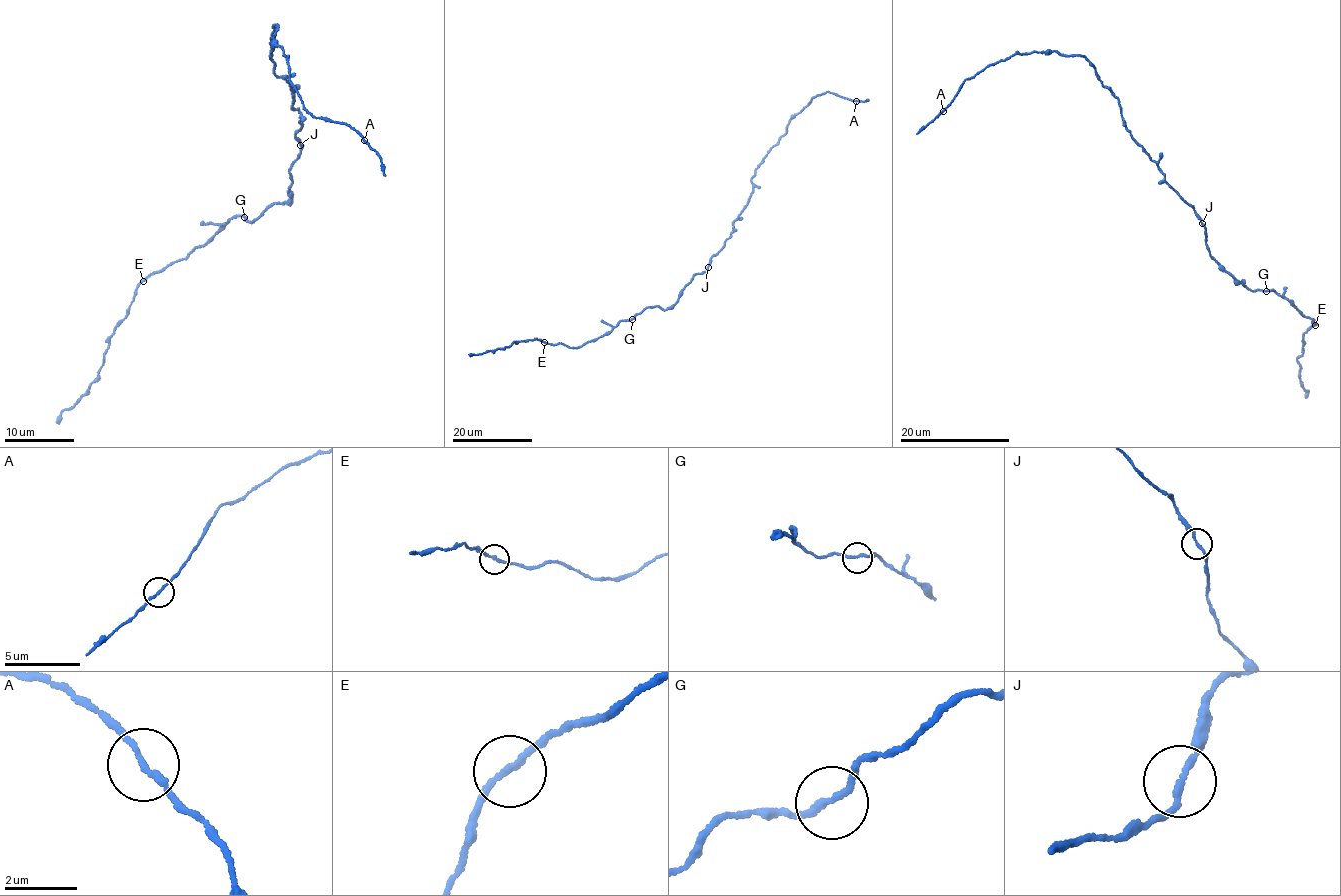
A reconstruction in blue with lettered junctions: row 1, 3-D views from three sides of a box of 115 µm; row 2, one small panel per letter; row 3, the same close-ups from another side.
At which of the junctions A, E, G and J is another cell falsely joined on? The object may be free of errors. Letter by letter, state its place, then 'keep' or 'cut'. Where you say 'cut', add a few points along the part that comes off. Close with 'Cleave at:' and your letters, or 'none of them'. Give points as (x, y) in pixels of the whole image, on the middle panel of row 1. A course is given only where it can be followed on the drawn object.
A: (856, 101) | keep
E: (544, 342) | keep
G: (632, 319) | keep
J: (708, 267) | keep
Cleave at: none of them

